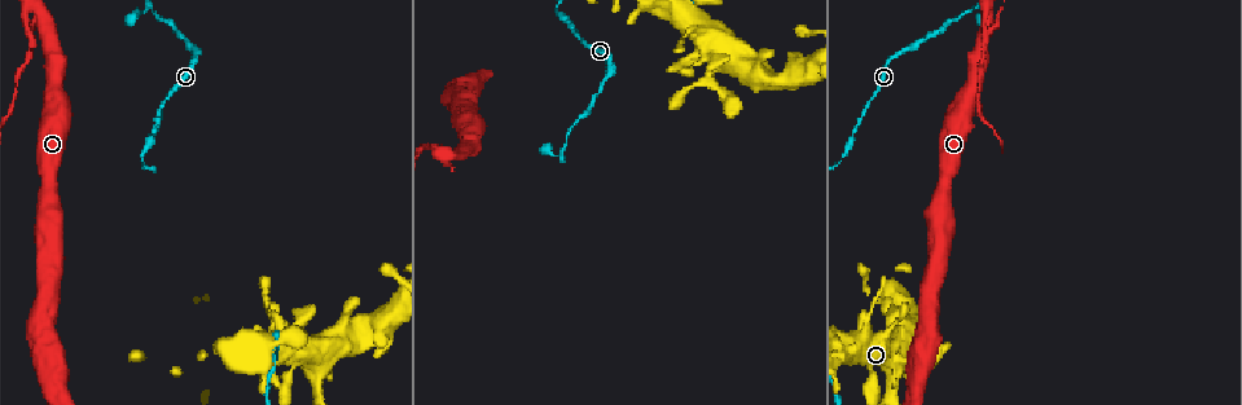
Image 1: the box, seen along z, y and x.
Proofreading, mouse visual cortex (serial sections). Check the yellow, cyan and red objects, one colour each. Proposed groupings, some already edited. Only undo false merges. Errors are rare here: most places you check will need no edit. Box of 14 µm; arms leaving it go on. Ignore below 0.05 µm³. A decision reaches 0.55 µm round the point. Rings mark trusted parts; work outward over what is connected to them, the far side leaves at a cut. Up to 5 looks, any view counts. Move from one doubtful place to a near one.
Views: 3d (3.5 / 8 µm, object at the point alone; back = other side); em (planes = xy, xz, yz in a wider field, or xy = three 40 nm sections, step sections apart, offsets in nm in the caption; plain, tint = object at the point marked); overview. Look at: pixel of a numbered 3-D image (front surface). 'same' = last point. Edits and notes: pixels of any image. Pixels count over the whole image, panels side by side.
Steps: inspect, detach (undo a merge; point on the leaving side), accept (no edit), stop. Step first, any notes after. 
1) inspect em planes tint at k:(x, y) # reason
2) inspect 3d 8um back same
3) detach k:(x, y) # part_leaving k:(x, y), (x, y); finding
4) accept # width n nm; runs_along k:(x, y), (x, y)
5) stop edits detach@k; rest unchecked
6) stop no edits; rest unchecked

inspect 3d 3.5um at 1:(709, 76)

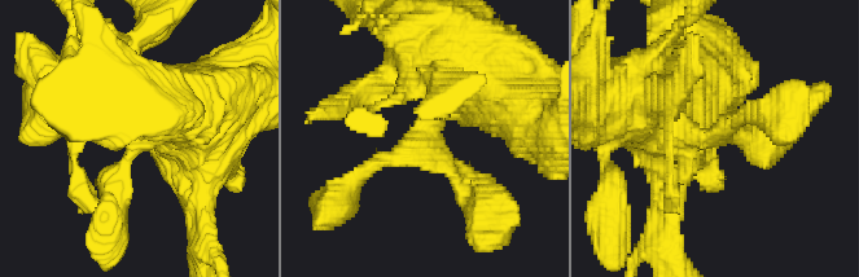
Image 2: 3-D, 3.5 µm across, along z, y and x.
inspect em planes tint at 2:(718, 140)

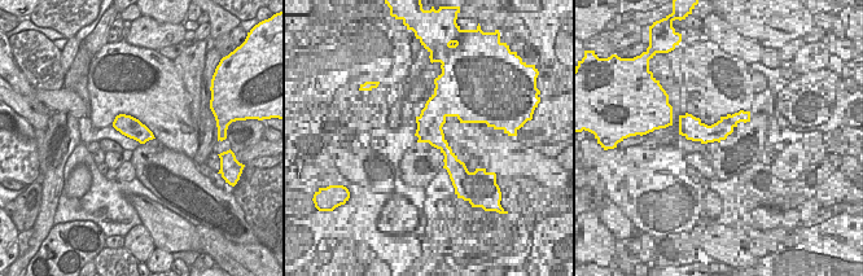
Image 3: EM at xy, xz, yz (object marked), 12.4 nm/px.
accept # continuous, no second cell

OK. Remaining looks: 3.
inspect 3d 3.5um at 1:(141, 13) # thin neck

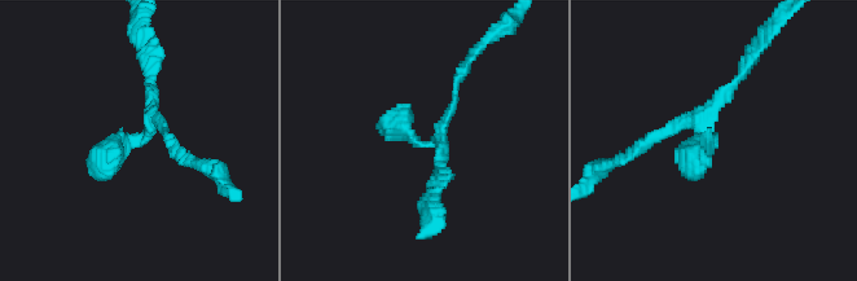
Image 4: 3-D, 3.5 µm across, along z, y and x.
inspect em xy step 2 tint at 4:(132, 142) # shape alone is not enough

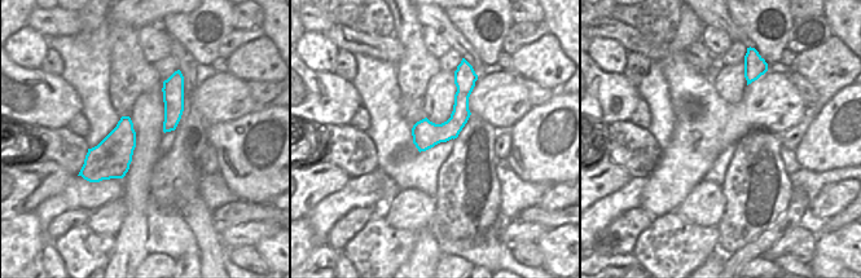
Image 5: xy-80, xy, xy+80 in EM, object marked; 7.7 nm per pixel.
accept # width 220 nm; runs_along 5:(471, 78), (461, 114), (421, 148); all the same cell

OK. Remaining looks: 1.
stop no edits; rest unchecked

